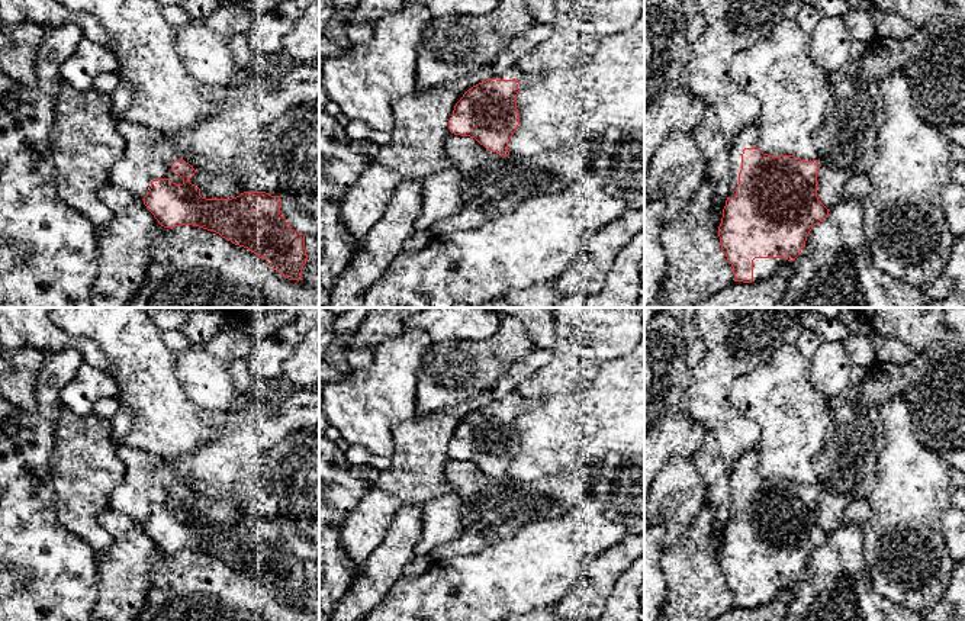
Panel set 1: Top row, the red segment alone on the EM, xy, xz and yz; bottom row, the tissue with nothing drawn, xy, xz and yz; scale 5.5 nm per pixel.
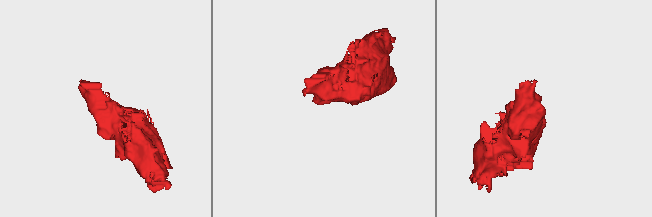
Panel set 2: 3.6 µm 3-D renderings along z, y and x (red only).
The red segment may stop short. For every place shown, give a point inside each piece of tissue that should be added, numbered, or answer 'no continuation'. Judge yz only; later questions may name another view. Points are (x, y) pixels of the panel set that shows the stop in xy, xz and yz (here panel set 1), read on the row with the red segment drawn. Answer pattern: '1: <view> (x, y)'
1: yz (748, 137)
2: yz (762, 267)

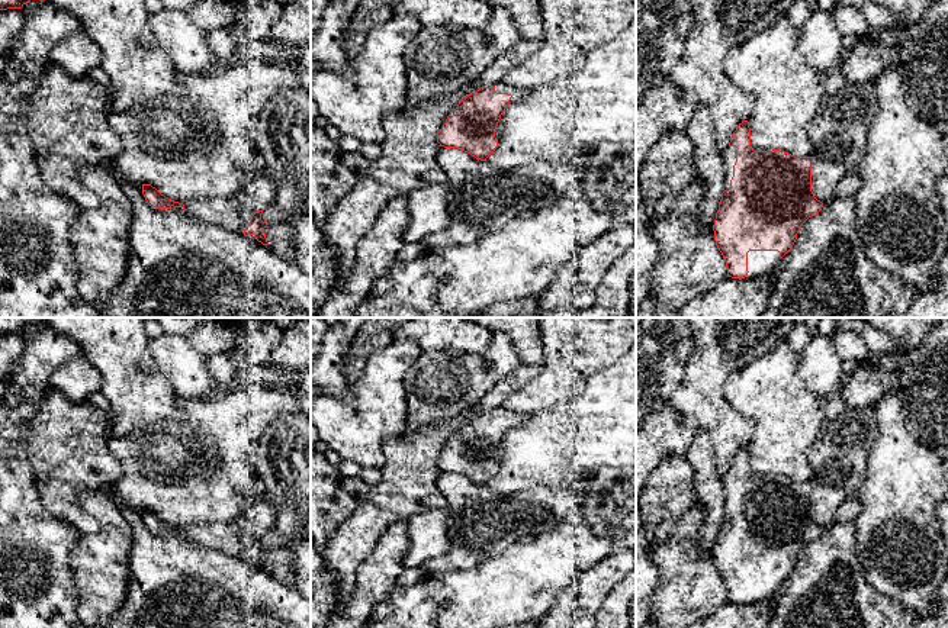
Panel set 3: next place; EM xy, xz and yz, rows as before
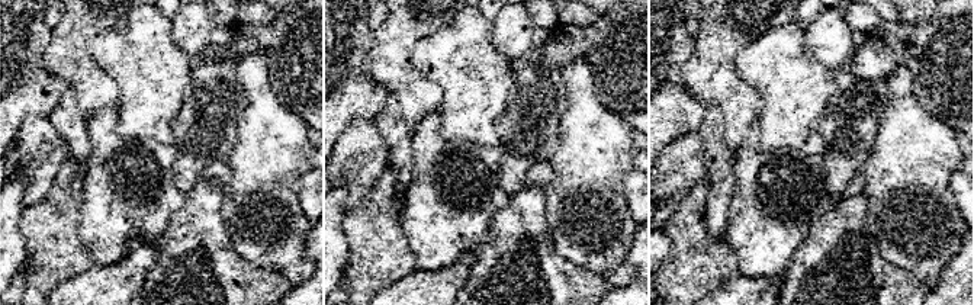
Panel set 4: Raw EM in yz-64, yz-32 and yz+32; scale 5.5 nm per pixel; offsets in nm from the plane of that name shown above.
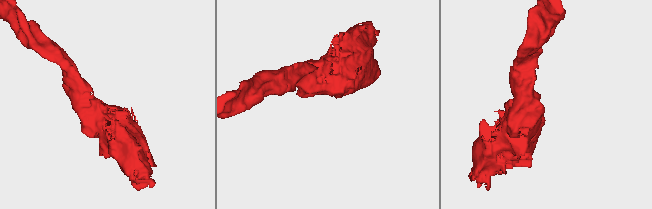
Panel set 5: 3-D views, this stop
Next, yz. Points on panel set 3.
1: yz (759, 263)

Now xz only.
no continuation

